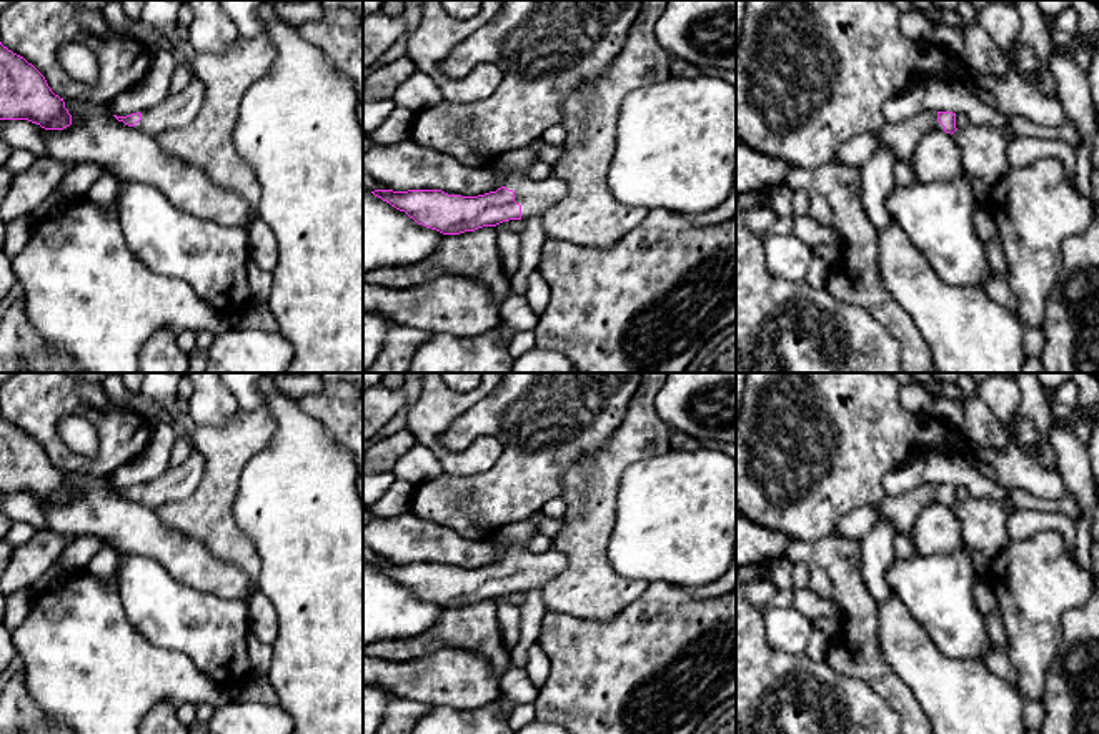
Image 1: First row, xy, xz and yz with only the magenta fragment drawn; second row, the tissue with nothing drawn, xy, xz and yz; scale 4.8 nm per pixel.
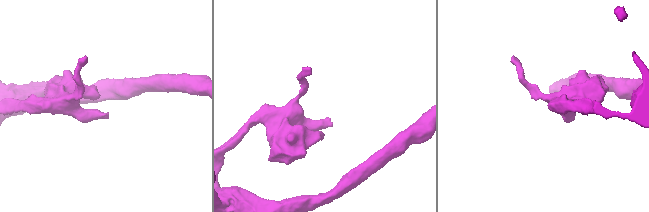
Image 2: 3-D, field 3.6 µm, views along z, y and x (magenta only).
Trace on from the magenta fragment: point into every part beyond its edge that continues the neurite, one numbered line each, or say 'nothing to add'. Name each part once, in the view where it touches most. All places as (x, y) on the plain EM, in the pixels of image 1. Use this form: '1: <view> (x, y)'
1: xz (535, 570)

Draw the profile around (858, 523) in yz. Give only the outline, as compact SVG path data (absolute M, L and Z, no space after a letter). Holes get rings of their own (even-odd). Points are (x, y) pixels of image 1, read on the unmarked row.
M876 504L861 506L851 511L834 529L838 536L864 539L879 521Z

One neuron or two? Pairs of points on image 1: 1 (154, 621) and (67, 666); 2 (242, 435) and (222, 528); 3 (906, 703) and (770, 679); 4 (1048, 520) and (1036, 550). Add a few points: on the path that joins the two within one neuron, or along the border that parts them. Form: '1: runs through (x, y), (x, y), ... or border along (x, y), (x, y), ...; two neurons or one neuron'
1: border along (119, 595), (129, 621), (149, 641), (170, 651); two neurons
2: runs through (225, 458), (220, 480), (220, 505); one neuron
3: border along (851, 678), (866, 681), (900, 716); two neurons
4: border along (1076, 523), (1073, 551), (1054, 531), (1013, 541); two neurons

